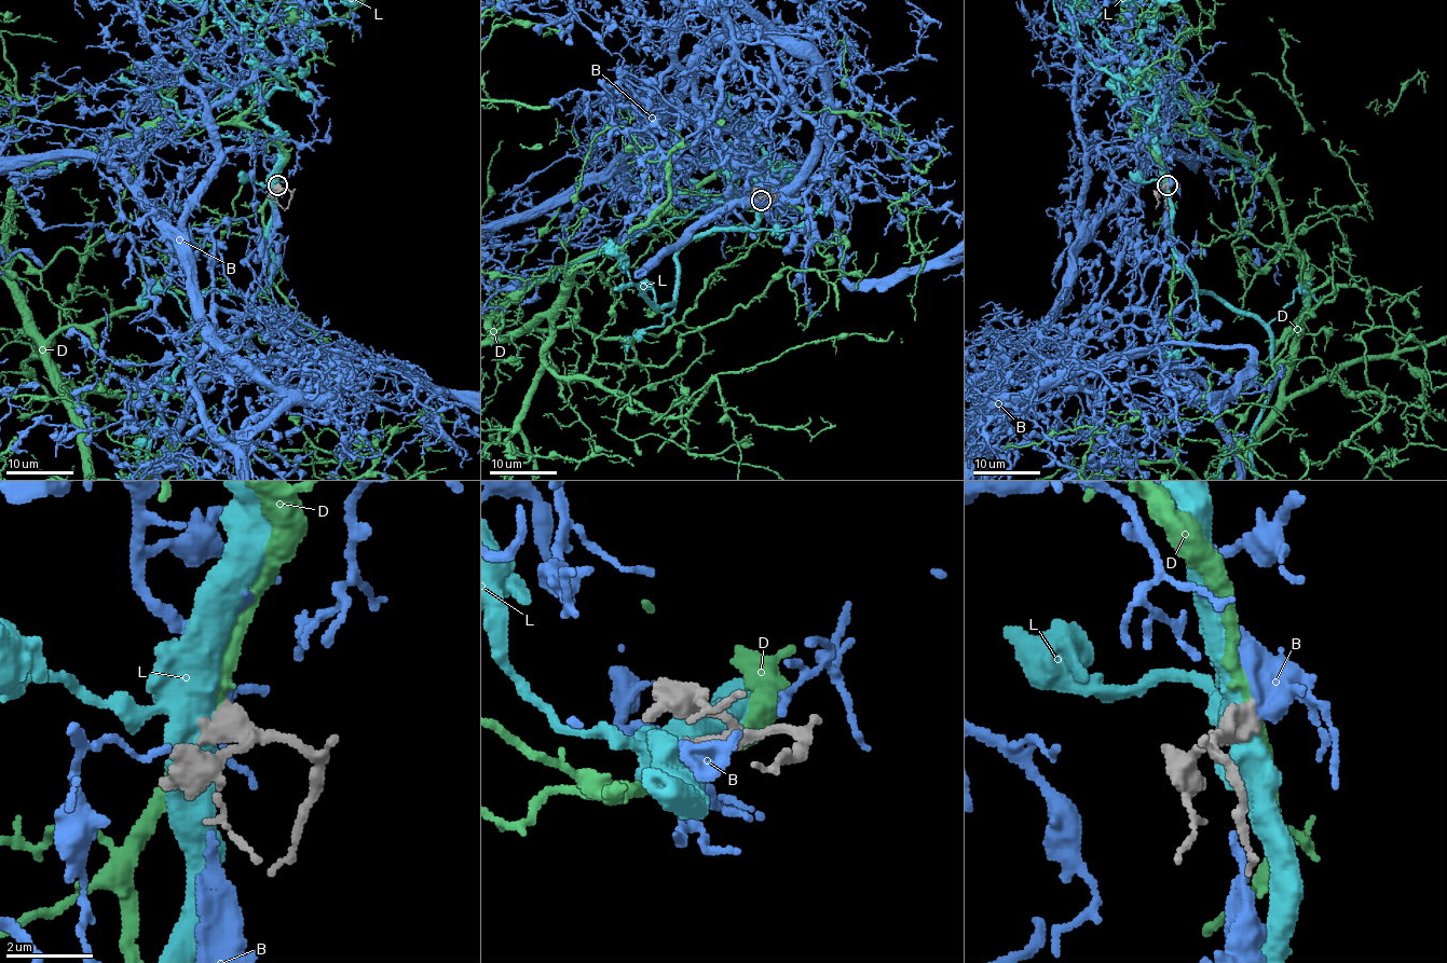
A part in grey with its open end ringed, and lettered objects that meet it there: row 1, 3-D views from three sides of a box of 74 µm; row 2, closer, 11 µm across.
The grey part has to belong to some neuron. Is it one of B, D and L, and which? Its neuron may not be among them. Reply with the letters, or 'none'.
B

